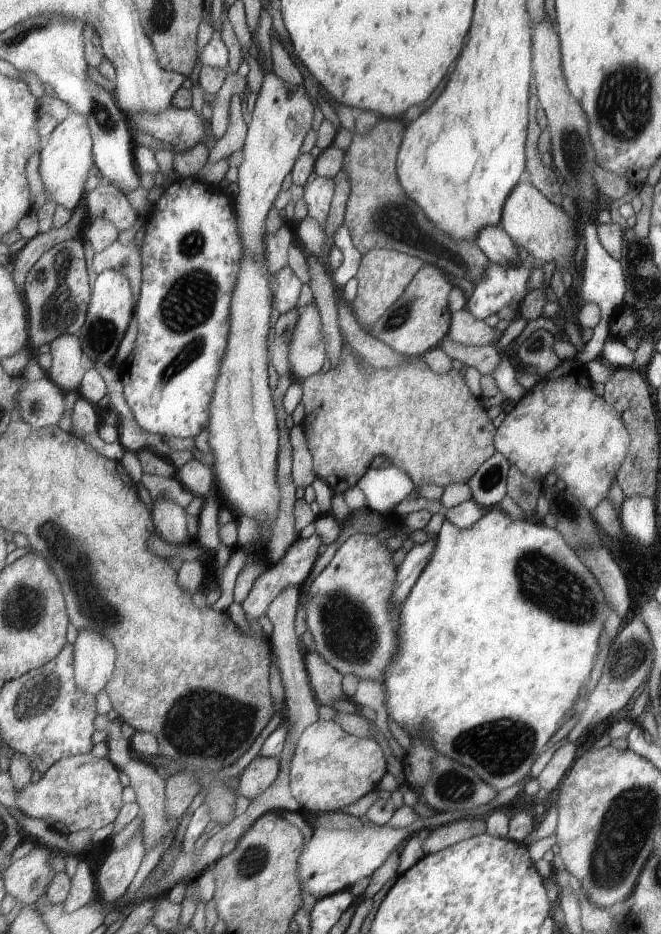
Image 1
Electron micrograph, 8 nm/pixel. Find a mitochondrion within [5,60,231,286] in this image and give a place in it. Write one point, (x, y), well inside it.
(103, 115)

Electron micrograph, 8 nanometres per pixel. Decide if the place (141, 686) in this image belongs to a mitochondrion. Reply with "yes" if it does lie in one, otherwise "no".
no

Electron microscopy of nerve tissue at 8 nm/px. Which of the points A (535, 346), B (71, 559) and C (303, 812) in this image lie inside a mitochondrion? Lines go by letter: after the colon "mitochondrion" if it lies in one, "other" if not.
A: mitochondrion
B: mitochondrion
C: other

